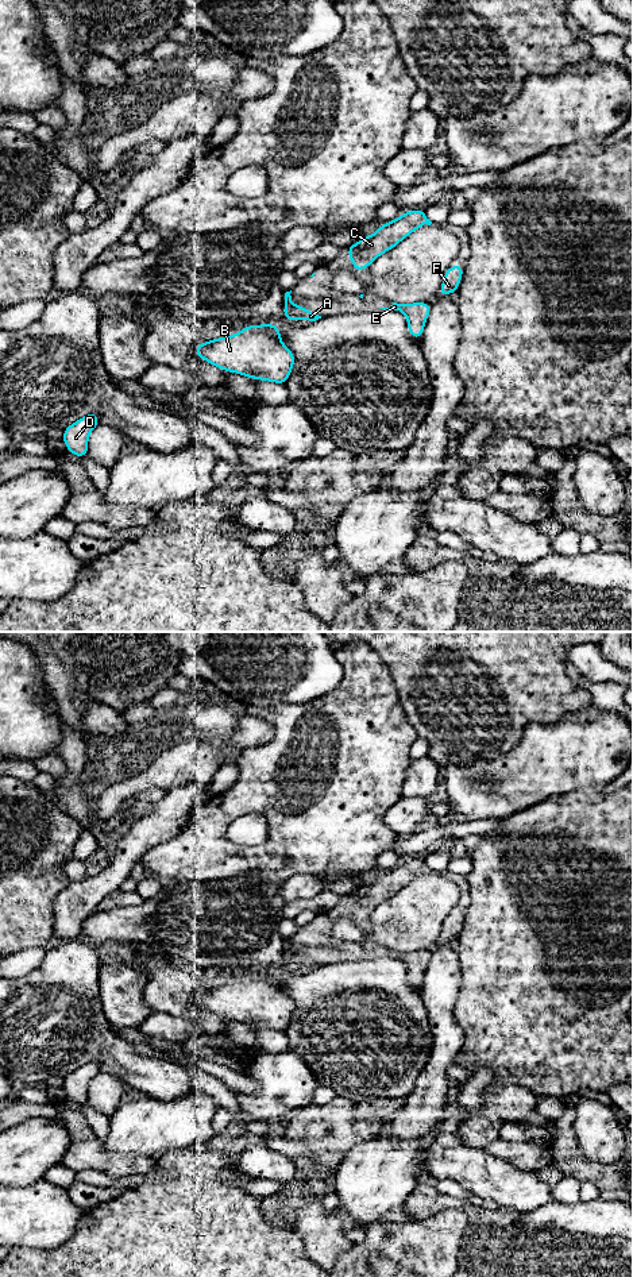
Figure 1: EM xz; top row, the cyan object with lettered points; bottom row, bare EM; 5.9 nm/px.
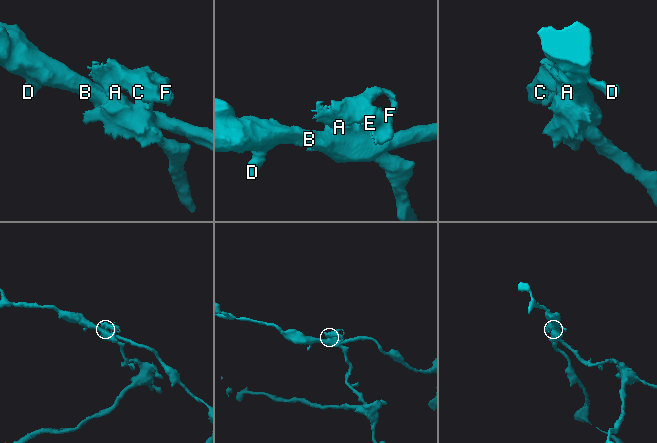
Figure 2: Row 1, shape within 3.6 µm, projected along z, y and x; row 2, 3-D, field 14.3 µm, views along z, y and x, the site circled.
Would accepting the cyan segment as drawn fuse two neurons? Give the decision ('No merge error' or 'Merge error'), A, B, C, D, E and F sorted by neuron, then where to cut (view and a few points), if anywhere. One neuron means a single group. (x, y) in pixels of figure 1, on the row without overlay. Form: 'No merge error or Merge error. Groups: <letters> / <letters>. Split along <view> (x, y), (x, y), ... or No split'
Merge error. Groups: A B D / C E F. Split along xz (285, 942), (290, 945)

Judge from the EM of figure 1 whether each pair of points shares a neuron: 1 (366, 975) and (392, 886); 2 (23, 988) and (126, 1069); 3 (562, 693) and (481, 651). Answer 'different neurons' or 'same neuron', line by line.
1: different neurons
2: same neuron
3: same neuron

